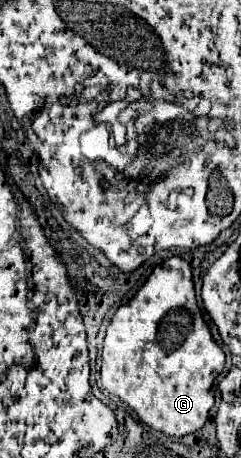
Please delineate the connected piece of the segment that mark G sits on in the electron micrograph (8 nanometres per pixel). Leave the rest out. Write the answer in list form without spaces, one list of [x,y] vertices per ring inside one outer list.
[[[173,256],[157,265],[135,298],[115,312],[107,326],[101,360],[102,386],[135,410],[141,422],[149,428],[157,428],[172,437],[182,437],[193,434],[209,420],[209,410],[213,408],[213,382],[223,372],[225,354],[203,320],[195,298],[191,268],[183,258]]]

